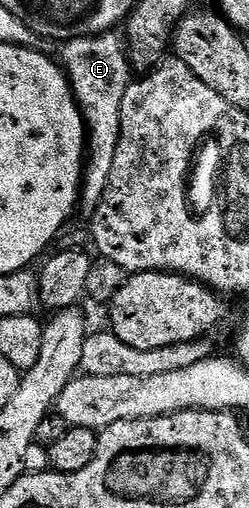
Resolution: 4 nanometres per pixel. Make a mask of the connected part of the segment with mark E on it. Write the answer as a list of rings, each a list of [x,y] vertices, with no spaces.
[[[115,31],[93,37],[77,37],[66,42],[60,49],[62,51],[59,61],[62,70],[69,80],[74,101],[78,104],[86,124],[87,156],[83,167],[79,207],[85,214],[91,215],[97,209],[112,173],[113,147],[118,143],[121,130],[123,95],[132,82],[133,69],[124,40]]]

